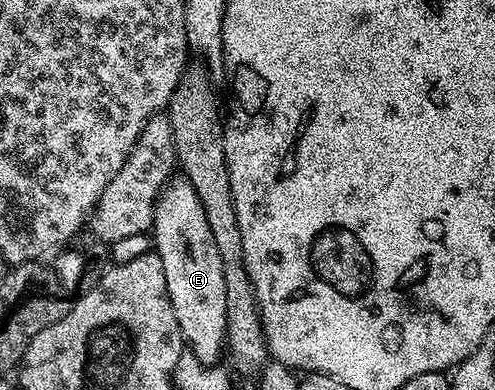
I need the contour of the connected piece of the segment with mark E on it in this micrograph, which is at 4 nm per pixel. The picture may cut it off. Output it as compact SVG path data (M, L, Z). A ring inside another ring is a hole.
M182 176L169 178L156 200L150 233L154 239L154 253L162 260L162 272L166 272L166 292L180 325L180 334L200 362L215 366L221 361L220 350L222 354L228 337L226 280L222 280L218 244L214 244L202 200L198 200L198 192L194 192L190 180Z

